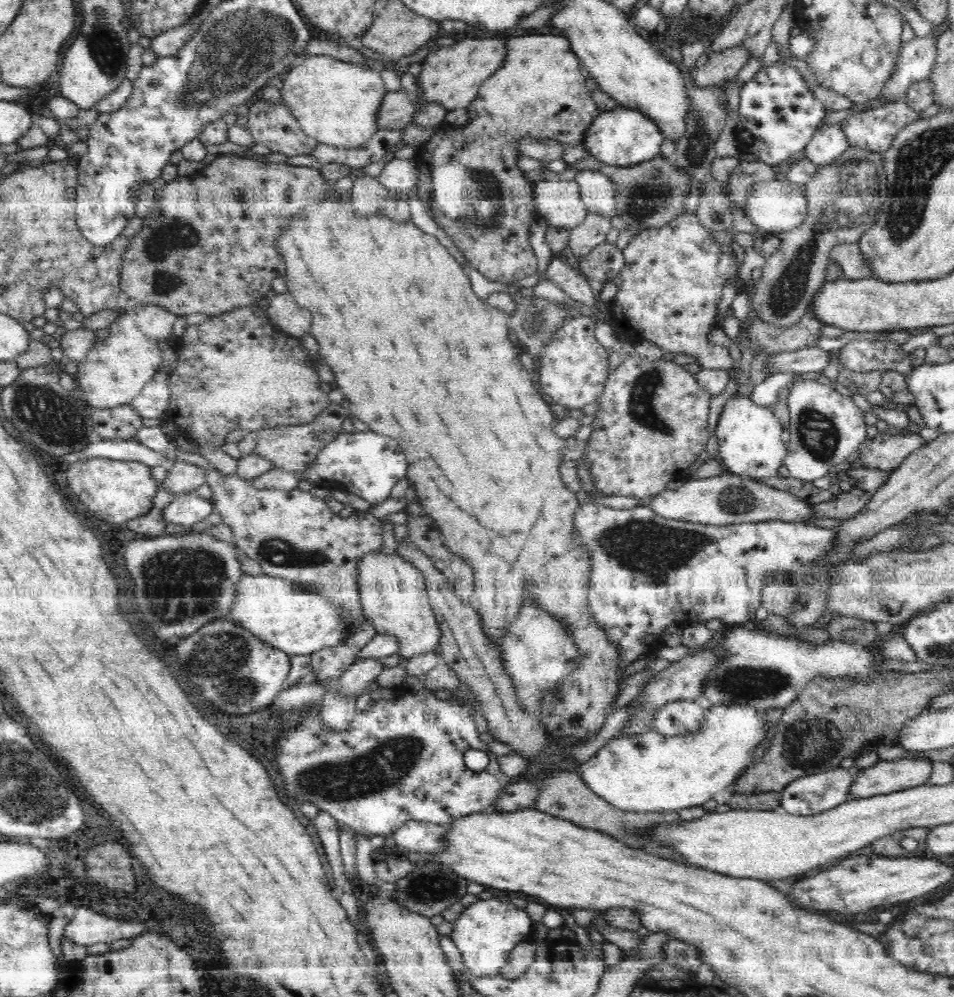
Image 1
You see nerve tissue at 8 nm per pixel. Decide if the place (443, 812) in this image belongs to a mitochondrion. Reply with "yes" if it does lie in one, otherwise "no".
no

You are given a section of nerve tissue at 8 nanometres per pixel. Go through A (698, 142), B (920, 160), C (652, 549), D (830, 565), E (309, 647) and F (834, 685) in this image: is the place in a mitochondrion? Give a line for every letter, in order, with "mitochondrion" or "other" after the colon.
A: mitochondrion
B: mitochondrion
C: mitochondrion
D: other
E: other
F: other

